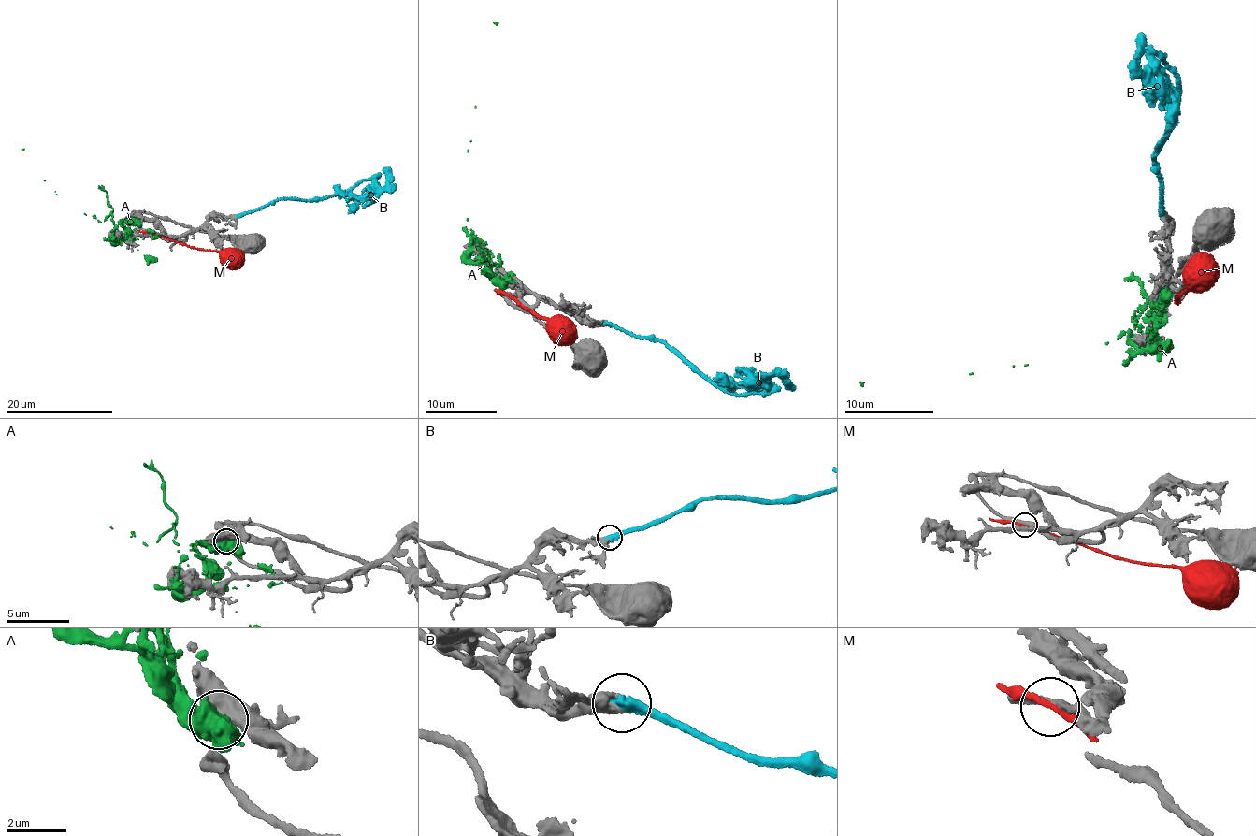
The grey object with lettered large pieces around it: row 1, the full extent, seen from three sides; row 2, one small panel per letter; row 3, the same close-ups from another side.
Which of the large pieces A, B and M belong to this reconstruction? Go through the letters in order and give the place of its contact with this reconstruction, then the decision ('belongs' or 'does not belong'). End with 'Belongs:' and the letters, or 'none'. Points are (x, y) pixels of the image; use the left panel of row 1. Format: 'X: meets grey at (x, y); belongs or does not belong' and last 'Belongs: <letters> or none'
A: meets grey at (134, 220); does not belong
B: meets grey at (238, 215); belongs
M: meets grey at (152, 233); does not belong
Belongs: B

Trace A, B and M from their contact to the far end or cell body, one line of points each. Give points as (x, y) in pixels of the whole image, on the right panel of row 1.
A: (1162, 294), (1144, 321), (1138, 324), (1132, 319), (1141, 309), (1132, 334), (1105, 343), (970, 374), (862, 385)
B: (1162, 213), (1153, 160), (1176, 99), (1156, 75), (1140, 69), (1142, 36)
M: (1178, 296), (1191, 283), (1193, 274), (1199, 278), (1207, 276), (1211, 266)

